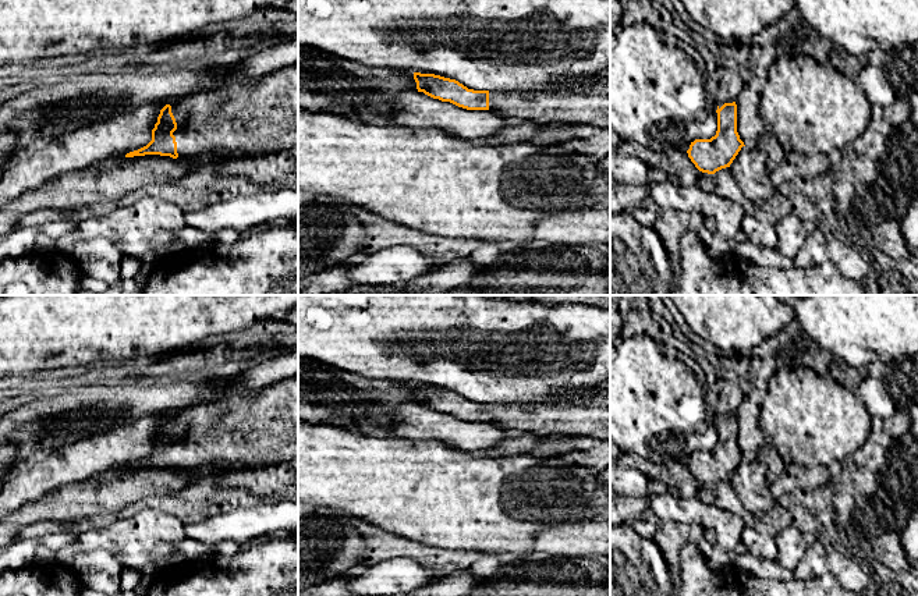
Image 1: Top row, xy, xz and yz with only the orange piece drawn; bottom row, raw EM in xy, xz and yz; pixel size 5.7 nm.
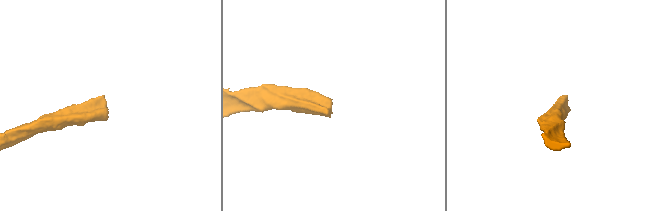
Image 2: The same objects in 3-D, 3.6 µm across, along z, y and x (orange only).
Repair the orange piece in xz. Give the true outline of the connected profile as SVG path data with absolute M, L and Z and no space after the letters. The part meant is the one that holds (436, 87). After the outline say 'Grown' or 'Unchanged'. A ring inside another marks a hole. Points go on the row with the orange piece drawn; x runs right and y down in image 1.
M414 72L418 92L450 102L467 110L490 110L508 120L525 120L535 124L567 123L610 130L610 96L552 92L489 92L468 89L456 79L435 74Z. Grown

